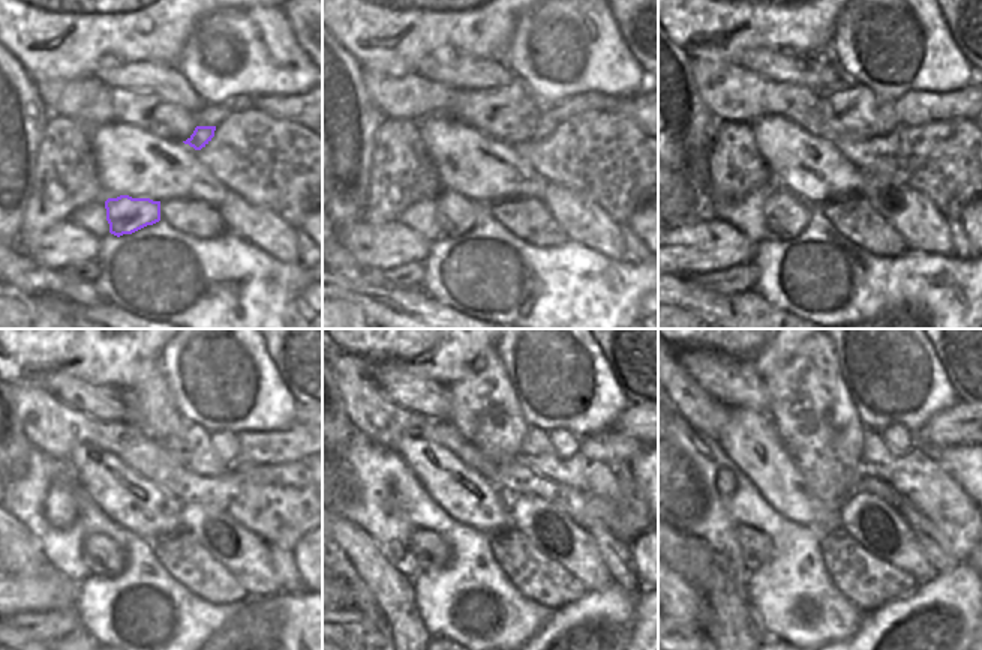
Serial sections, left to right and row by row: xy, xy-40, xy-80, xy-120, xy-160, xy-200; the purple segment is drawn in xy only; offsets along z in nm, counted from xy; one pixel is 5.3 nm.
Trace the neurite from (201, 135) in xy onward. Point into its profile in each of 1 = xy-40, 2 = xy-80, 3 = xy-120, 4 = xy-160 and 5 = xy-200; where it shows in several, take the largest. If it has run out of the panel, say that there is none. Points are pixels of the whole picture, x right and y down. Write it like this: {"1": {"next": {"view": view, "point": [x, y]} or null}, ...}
{"1": {"next": {"view": "xy-40", "point": [546, 125]}}, "2": {"next": {"view": "xy-80", "point": [888, 117]}}, "3": {"next": {"view": "xy-120", "point": [225, 443]}}, "4": {"next": {"view": "xy-160", "point": [565, 443]}}, "5": {"next": {"view": "xy-200", "point": [898, 439]}}}

